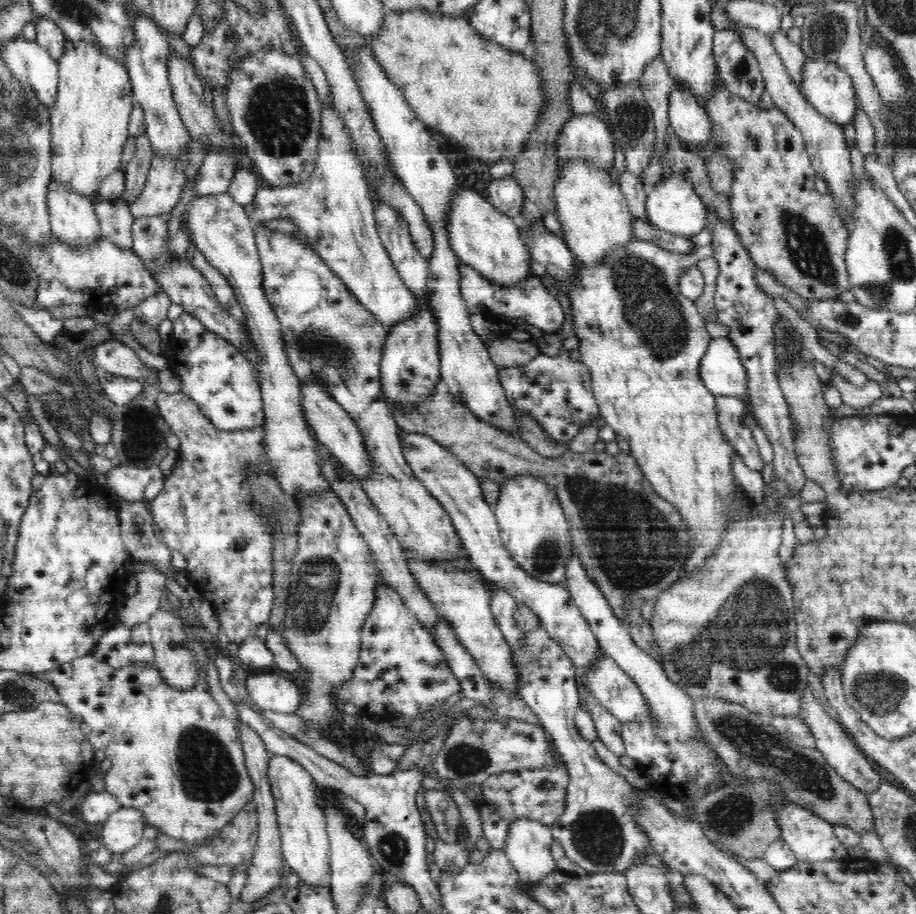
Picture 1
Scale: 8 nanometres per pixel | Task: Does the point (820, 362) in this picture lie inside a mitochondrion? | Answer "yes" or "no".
no

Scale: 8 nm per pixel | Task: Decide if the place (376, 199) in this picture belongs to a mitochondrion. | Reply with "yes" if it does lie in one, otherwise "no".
no

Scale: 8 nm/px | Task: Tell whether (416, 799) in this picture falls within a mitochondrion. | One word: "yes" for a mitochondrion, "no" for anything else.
no

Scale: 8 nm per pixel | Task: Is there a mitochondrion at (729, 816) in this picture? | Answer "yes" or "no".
yes

